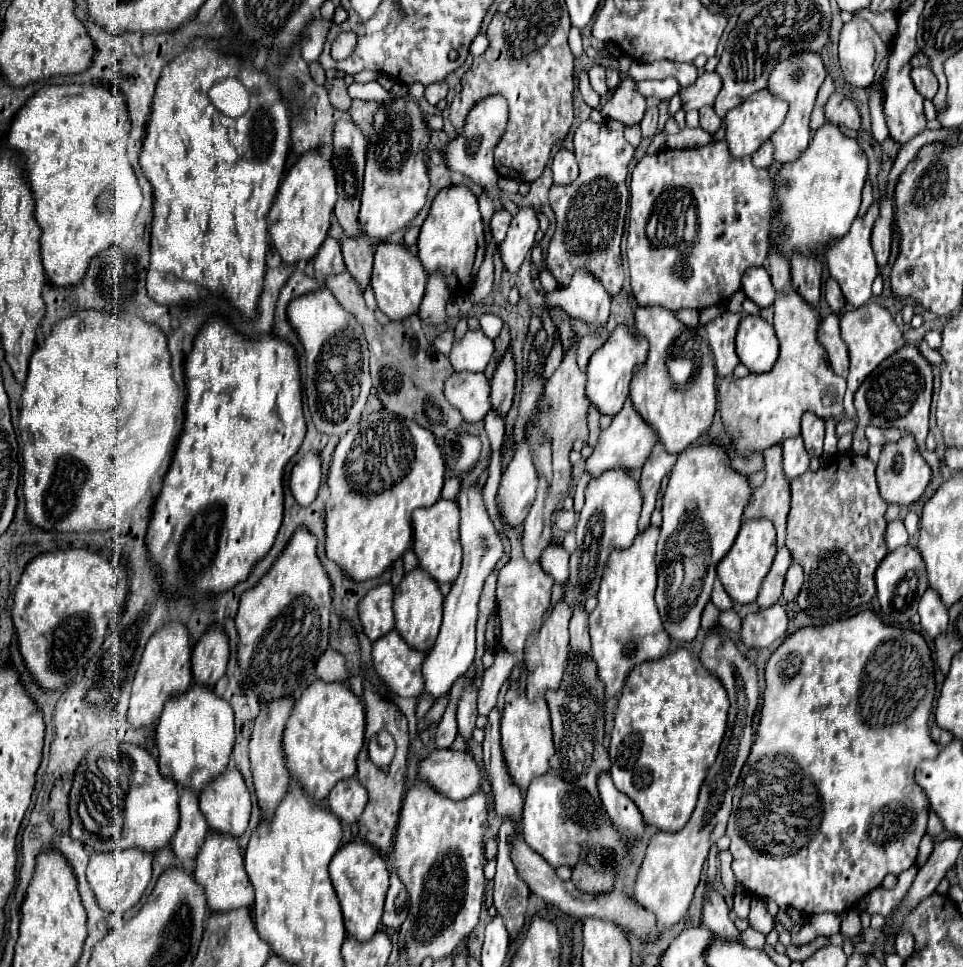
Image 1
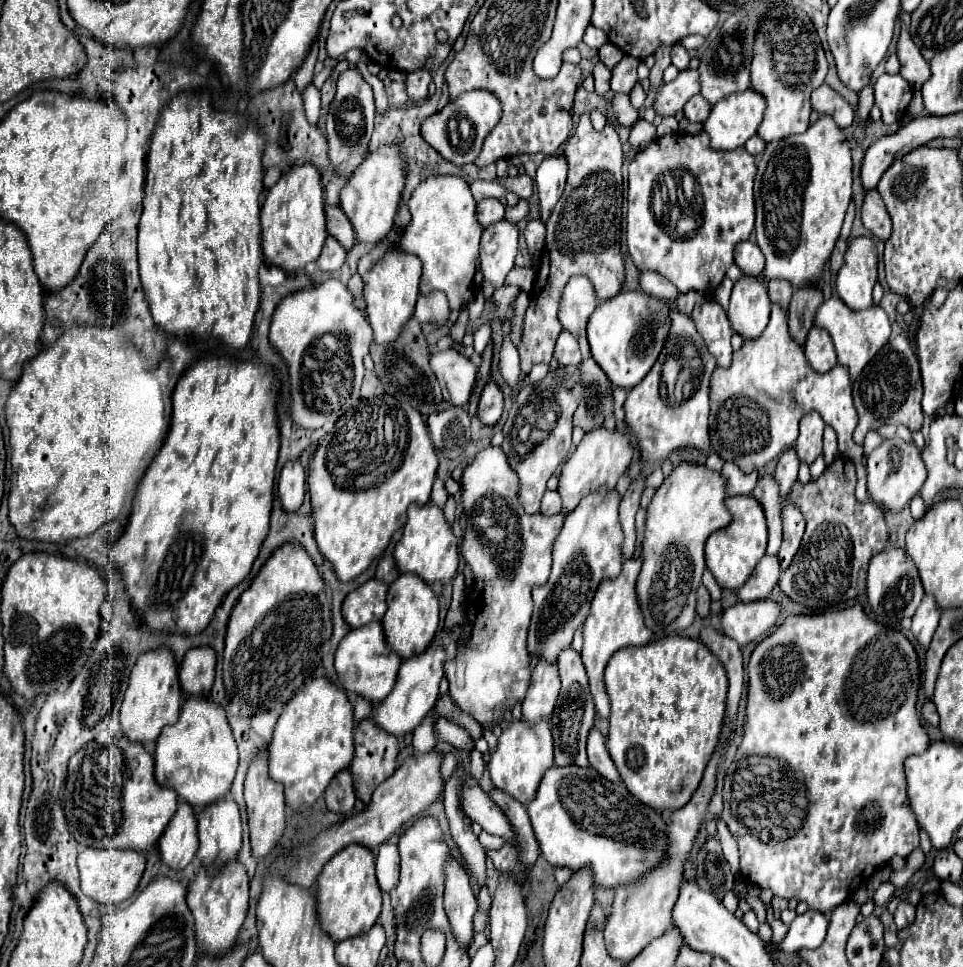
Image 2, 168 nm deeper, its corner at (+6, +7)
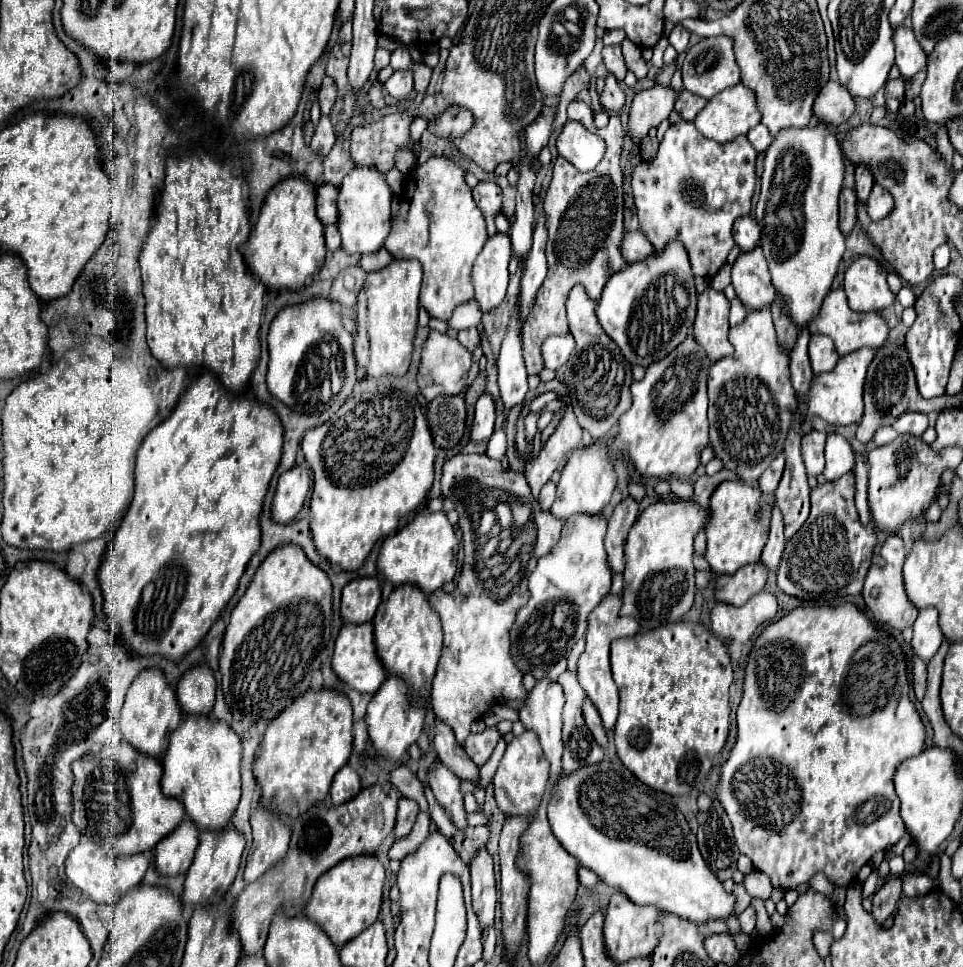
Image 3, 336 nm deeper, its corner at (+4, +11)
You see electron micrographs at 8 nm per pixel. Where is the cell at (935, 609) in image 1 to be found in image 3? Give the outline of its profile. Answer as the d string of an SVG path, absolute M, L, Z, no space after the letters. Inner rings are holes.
M929 607L929 609L921 609L919 617L913 625L913 651L923 659L923 661L931 661L933 655L937 653L937 649L943 643L943 633L939 627L939 613L937 609Z

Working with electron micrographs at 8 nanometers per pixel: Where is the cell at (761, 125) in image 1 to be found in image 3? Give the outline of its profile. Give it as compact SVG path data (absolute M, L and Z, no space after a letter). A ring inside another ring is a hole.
M741 83L723 89L707 101L693 123L707 139L717 143L733 141L735 137L749 133L749 129L759 123L755 95Z

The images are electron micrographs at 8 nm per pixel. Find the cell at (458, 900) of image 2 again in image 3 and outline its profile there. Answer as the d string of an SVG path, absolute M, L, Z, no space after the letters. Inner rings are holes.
M439 759L435 763L435 769L429 771L429 787L433 789L435 799L445 807L447 815L455 821L455 825L459 829L465 829L467 813L463 809L463 795L459 791L457 775L453 775L453 771Z

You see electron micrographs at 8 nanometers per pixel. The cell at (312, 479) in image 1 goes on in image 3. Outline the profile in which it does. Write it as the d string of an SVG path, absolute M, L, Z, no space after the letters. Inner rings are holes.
M293 467L279 475L273 503L271 503L271 517L279 525L285 525L295 519L305 503L305 495L309 491L309 471L305 467Z

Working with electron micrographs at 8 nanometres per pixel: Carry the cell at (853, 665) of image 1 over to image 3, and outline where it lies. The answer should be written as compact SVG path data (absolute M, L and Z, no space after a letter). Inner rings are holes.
M853 603L841 607L797 607L791 613L783 615L779 621L769 623L761 631L761 635L755 639L745 667L743 699L737 709L737 727L737 743L729 759L721 767L721 779L715 785L715 793L731 819L739 851L753 861L755 869L769 875L773 887L779 887L783 891L799 887L807 883L817 871L823 871L835 885L849 887L857 871L865 863L869 863L869 859L879 849L889 849L903 837L905 825L899 815L899 797L893 787L893 775L905 759L915 757L923 751L925 727L913 701L909 699L907 665L899 643L891 635L875 629L865 617L865 613L859 611Z

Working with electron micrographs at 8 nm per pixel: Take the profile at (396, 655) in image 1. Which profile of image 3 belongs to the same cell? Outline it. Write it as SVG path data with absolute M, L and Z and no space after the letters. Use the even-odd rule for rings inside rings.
M343 625L337 639L335 639L335 653L333 653L333 671L337 677L341 677L343 683L353 687L359 693L377 693L381 683L385 681L385 669L381 661L377 659L377 651L373 645L373 625Z

